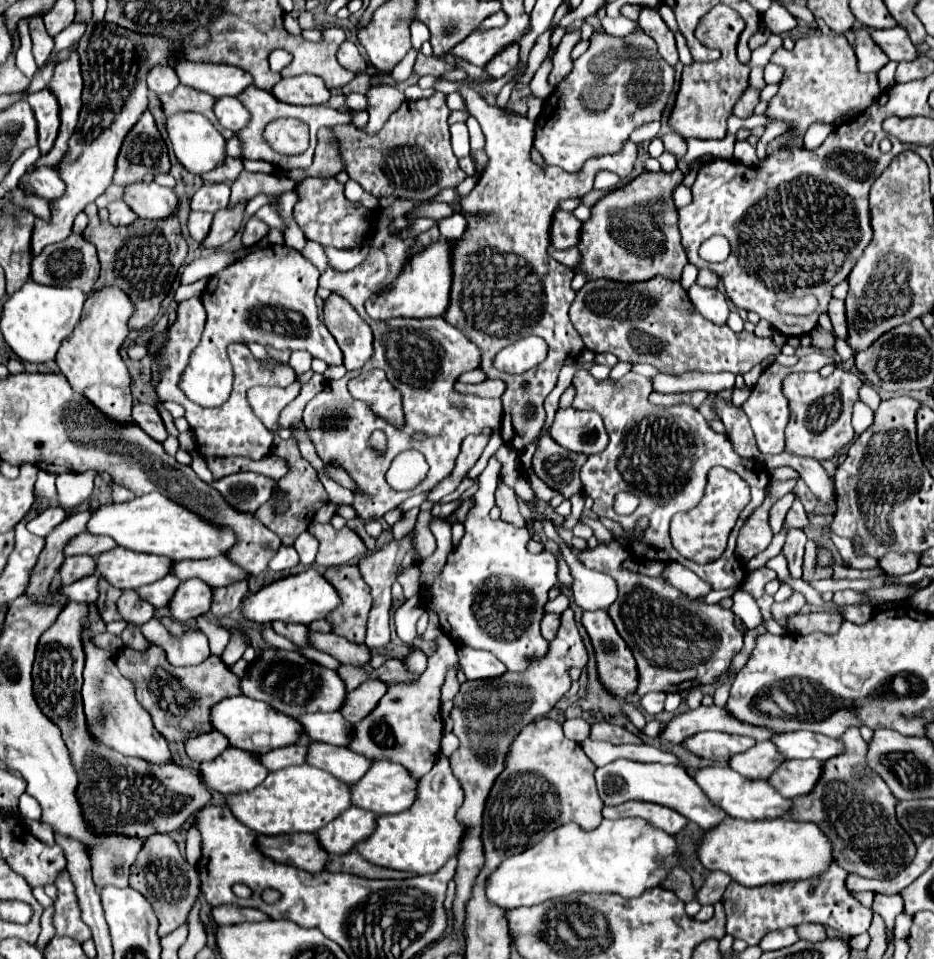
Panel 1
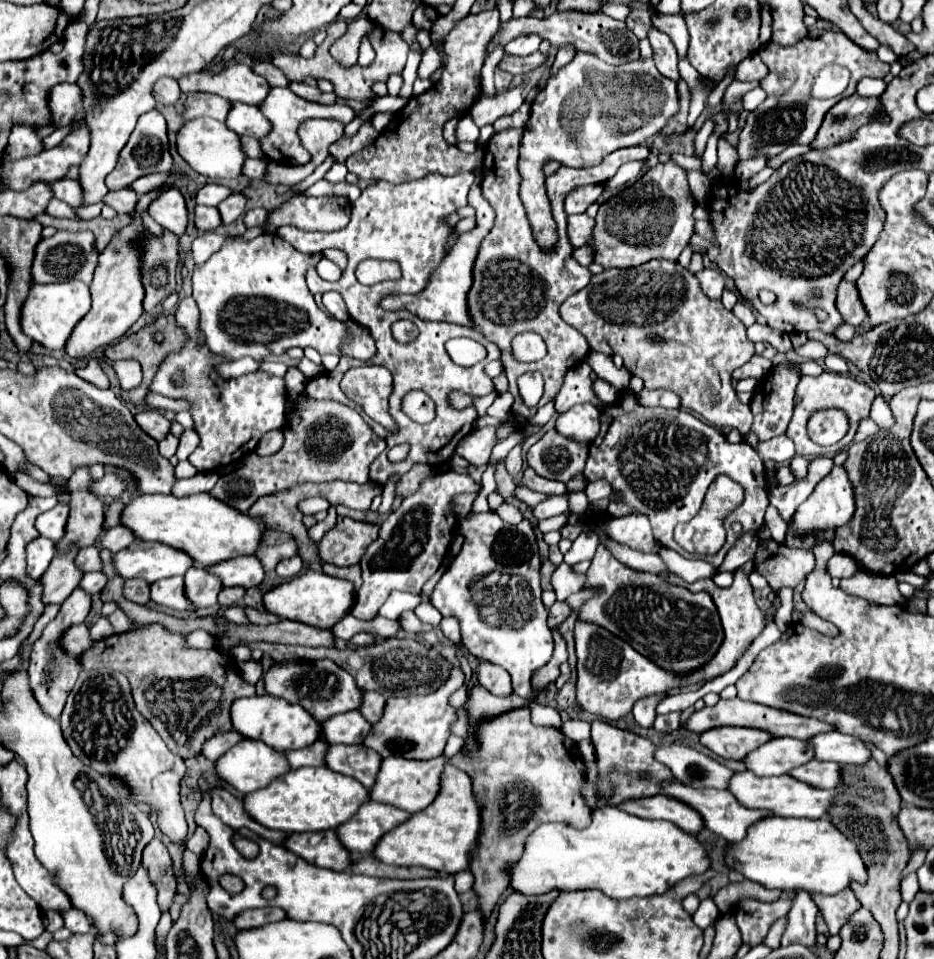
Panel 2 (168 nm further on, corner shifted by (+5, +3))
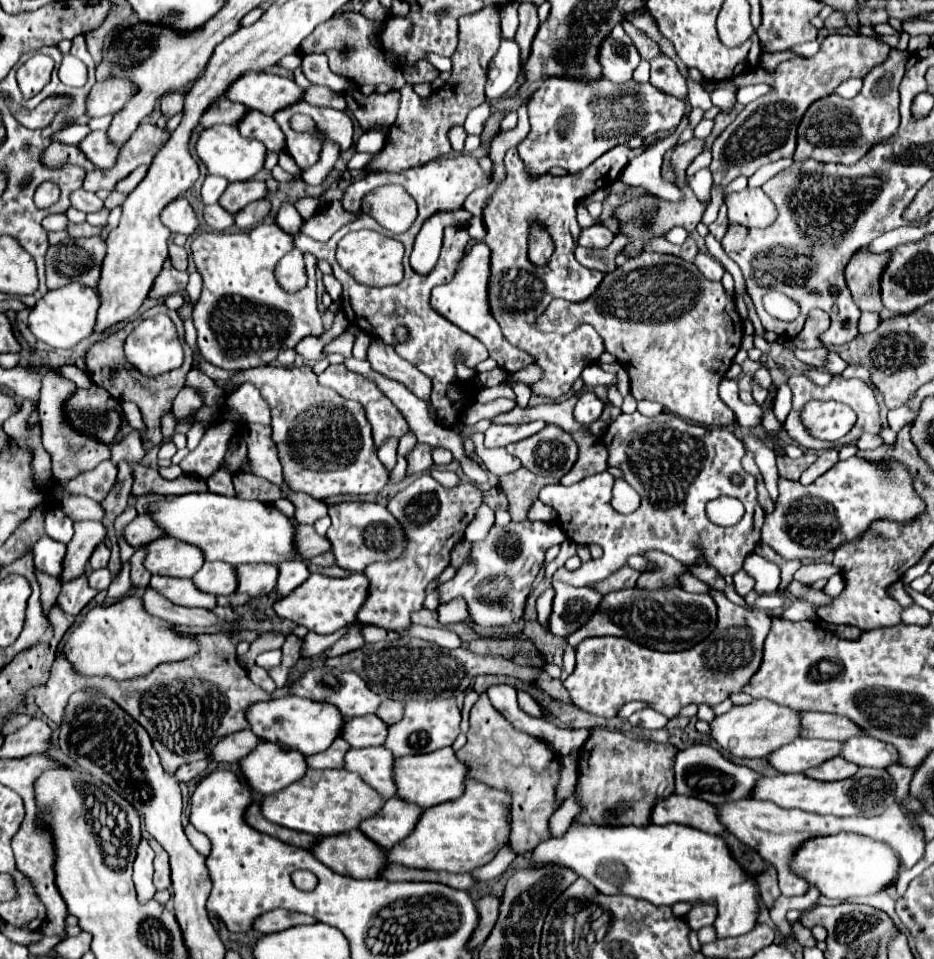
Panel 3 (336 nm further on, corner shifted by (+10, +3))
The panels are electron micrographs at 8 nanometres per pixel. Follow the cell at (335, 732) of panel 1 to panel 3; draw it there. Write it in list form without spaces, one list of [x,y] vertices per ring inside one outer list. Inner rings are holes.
[[[364,715],[354,717],[344,723],[342,727],[342,739],[356,749],[362,747],[376,747],[384,743],[386,737],[386,725],[376,715]]]

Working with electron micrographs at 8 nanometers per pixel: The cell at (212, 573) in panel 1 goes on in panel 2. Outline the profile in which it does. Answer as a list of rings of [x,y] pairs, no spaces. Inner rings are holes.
[[[235,557],[233,561],[223,561],[207,567],[209,573],[217,575],[225,587],[257,587],[263,583],[265,571],[257,557]]]

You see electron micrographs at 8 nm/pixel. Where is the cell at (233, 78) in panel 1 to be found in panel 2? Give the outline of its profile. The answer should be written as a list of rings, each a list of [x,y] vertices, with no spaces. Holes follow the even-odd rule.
[[[229,65],[219,75],[211,75],[207,71],[191,73],[179,81],[179,87],[185,93],[193,91],[215,93],[229,101],[241,101],[255,107],[259,107],[261,101],[265,101],[265,97],[271,91],[267,79],[253,73],[249,65]]]

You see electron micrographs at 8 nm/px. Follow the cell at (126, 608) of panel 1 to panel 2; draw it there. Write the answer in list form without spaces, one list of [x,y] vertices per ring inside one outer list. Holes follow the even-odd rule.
[[[133,577],[133,579],[129,579],[129,581],[125,583],[123,595],[125,595],[125,599],[129,599],[129,601],[133,601],[133,603],[145,605],[145,603],[149,603],[149,583]]]

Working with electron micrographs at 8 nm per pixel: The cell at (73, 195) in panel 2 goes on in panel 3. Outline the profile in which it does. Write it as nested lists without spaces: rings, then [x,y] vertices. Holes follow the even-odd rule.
[[[78,189],[78,191],[70,193],[70,203],[72,203],[74,209],[84,211],[84,213],[94,213],[94,211],[102,209],[102,205],[104,205],[94,193],[84,191],[84,189]]]

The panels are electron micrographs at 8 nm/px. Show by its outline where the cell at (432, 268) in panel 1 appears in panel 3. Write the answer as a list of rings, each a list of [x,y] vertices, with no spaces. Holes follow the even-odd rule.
[[[474,241],[472,247],[464,253],[464,257],[462,257],[462,261],[460,261],[452,281],[434,287],[430,305],[432,305],[432,309],[436,313],[440,313],[448,321],[452,321],[456,327],[460,327],[462,331],[466,331],[466,333],[474,335],[476,339],[480,339],[486,345],[490,357],[498,363],[500,369],[514,373],[518,369],[528,367],[532,363],[532,357],[526,355],[524,351],[520,351],[518,347],[510,345],[504,339],[504,335],[502,335],[496,319],[492,317],[492,313],[488,313],[488,297],[486,297],[486,287],[488,287],[488,255],[490,255],[488,245],[484,241]]]

